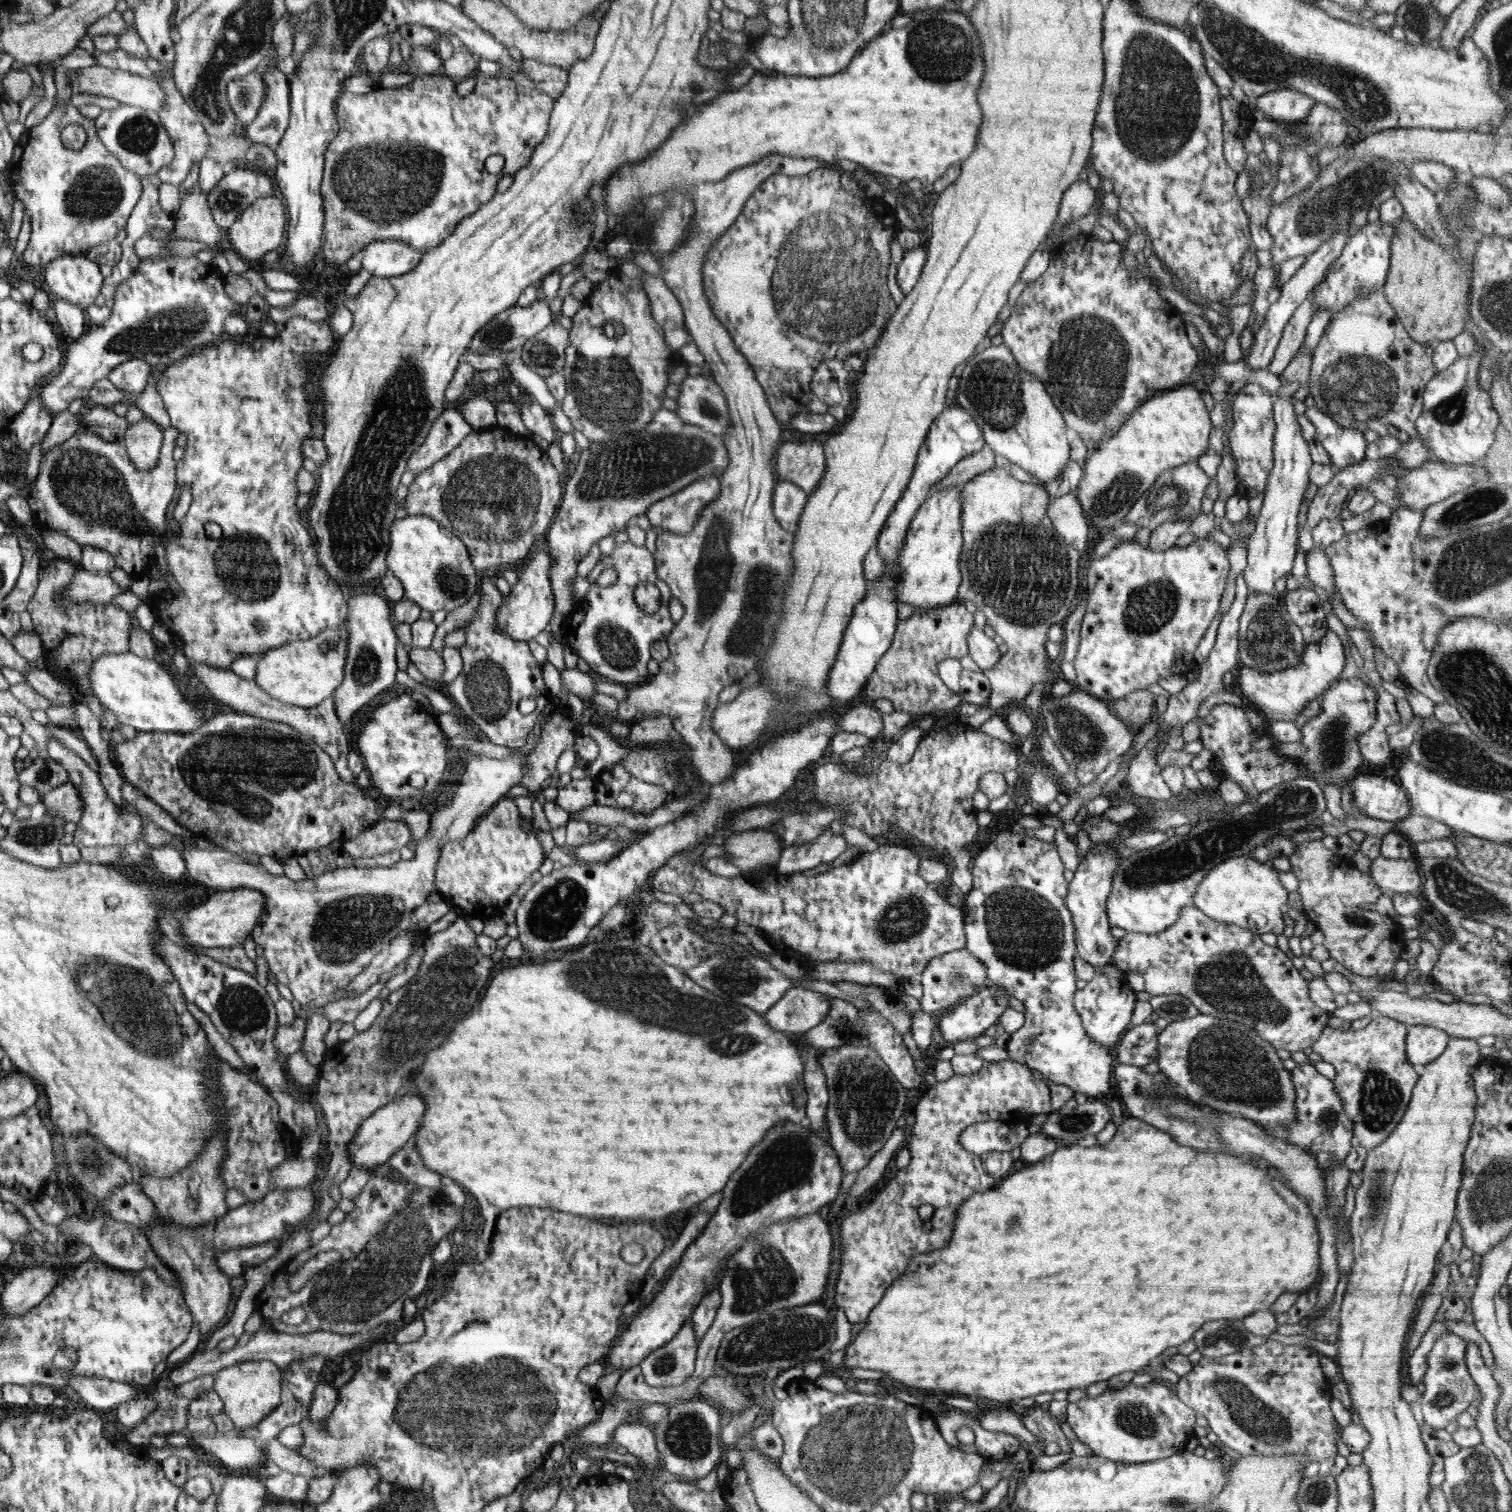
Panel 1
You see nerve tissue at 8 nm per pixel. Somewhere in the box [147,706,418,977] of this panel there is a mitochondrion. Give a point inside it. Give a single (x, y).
(341, 929)

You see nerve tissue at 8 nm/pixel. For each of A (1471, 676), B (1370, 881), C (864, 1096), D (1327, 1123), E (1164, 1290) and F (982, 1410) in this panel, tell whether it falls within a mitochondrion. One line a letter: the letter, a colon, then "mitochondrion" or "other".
A: mitochondrion
B: other
C: mitochondrion
D: mitochondrion
E: other
F: other

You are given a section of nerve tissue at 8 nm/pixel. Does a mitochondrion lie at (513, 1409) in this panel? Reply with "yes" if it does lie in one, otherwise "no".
yes

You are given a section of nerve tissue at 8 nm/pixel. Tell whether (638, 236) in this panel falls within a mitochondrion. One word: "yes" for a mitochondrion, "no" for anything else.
no

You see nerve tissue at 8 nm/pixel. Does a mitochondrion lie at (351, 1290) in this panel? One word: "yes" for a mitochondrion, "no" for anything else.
yes

